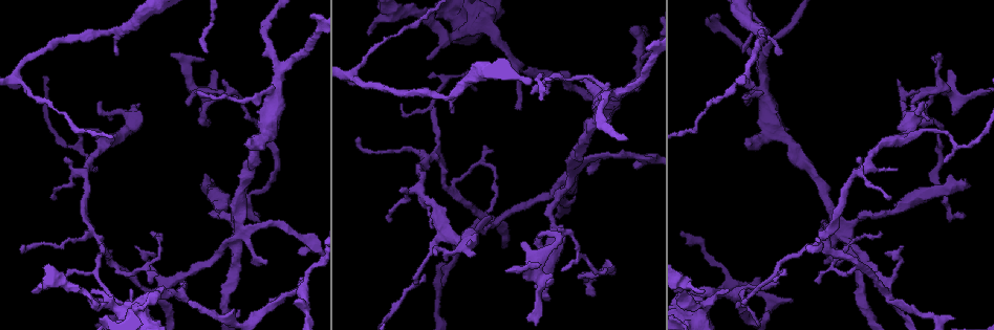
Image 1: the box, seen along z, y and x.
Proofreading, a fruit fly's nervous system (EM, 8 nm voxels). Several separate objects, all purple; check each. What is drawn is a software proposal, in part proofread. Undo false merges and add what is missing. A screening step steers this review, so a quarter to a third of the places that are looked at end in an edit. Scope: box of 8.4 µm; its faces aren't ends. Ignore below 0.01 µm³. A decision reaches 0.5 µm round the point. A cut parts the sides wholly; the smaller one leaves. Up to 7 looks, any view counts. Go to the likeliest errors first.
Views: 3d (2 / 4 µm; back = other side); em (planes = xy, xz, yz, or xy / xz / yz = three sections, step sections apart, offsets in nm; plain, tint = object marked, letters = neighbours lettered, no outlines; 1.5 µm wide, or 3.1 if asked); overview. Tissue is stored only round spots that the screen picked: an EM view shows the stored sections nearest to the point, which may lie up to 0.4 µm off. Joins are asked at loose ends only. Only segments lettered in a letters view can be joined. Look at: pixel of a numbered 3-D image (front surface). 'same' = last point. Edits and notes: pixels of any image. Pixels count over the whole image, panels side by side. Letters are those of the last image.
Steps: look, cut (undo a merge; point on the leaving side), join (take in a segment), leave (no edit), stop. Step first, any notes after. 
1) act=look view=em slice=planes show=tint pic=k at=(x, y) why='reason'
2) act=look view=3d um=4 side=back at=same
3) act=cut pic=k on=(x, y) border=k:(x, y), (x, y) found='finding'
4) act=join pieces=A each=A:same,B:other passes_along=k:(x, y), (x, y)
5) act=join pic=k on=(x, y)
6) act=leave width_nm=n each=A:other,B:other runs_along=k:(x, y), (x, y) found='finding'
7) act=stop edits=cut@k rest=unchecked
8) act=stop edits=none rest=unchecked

act=look view=3d um=2 pic=1 at=(368, 34) why='an open end'

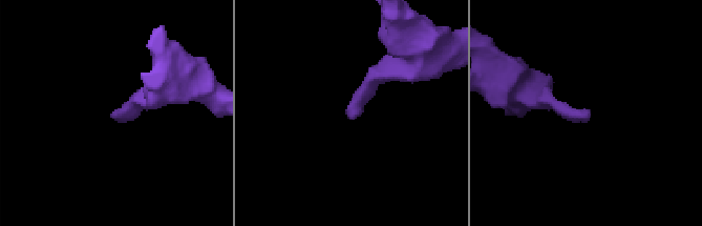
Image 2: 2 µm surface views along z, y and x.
act=look view=em slice=planes show=letters pic=2 at=(116, 112) why='now the EM'

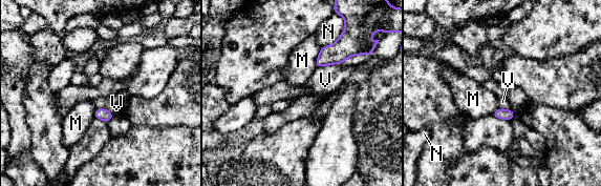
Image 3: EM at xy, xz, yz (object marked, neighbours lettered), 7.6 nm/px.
act=leave each=M:other,N:other,V:other border=3:(338, 63), (316, 67) found='no lettered segment goes on from it'

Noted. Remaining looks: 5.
act=look view=em slice=planes show=letters pic=1 at=(547, 300) why='end of a long branch'

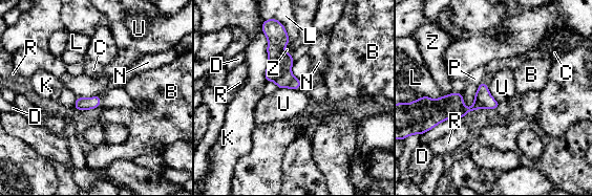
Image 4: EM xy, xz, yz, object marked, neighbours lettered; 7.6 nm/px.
act=join pieces=C each=B:other,C:same,D:other,K:other,L:other,N:other,P:other,R:other,U:other,Z:other passes_along=4:(483, 99), (484, 83), (492, 67) found='the cell continues'

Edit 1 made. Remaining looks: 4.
act=look view=overview

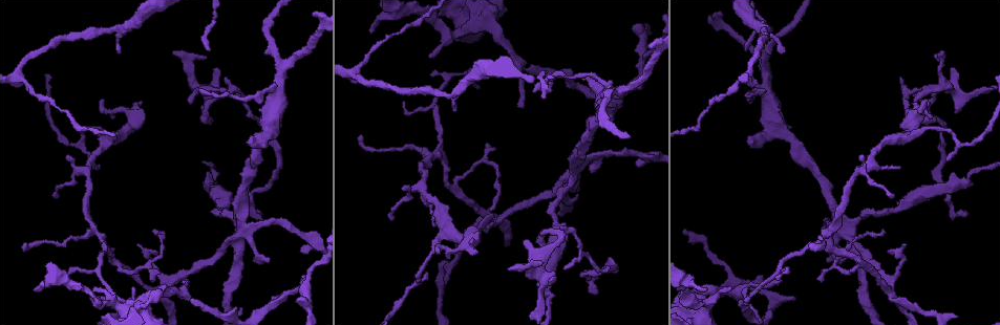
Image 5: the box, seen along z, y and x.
act=look view=3d um=4 pic=5 at=(833, 249) why='four or more arms meet'

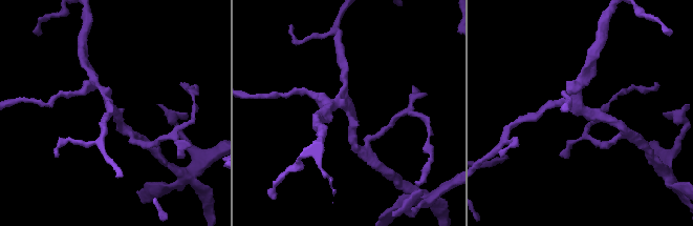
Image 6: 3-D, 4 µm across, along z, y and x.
act=look view=em slice=yz step=8 show=letters pic=6 at=(582, 107) arms=4 why='shape alone is not enough'

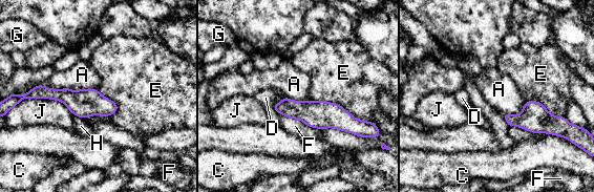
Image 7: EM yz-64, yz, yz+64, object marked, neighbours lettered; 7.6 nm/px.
act=leave each=A:other,C:other,D:other,E:other,F:other,G:other,H:other,J:other runs_along=7:(34, 94), (58, 93), (113, 110) found='all the same cell'

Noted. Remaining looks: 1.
act=stop edits=join@4 rest=unchecked

